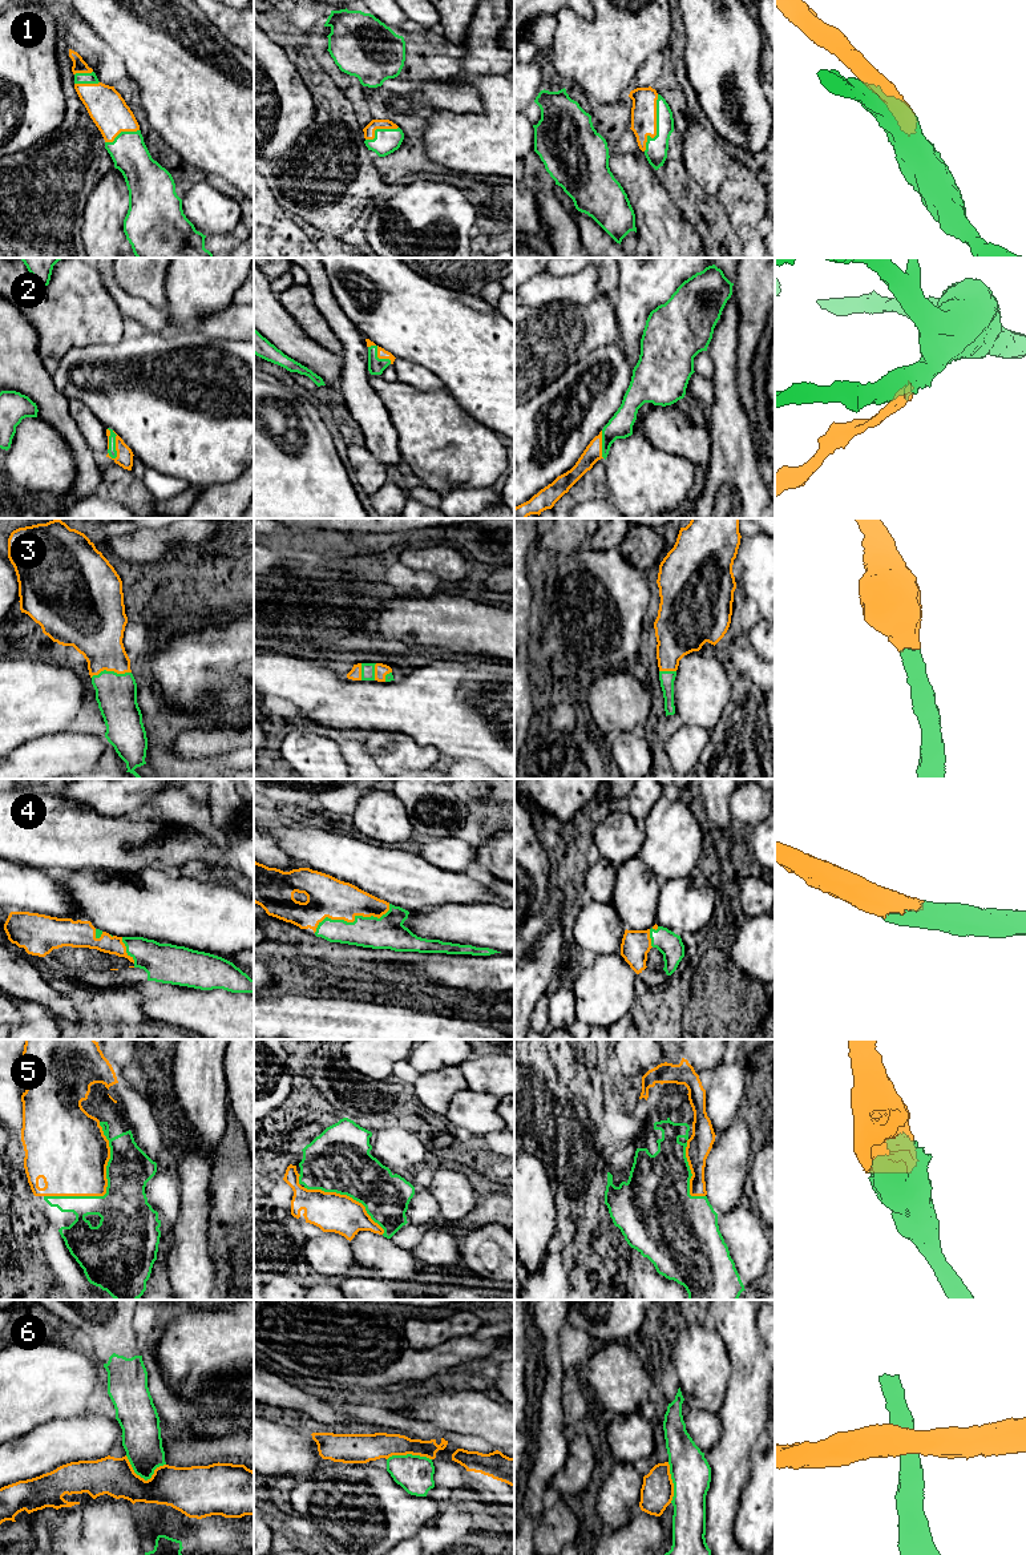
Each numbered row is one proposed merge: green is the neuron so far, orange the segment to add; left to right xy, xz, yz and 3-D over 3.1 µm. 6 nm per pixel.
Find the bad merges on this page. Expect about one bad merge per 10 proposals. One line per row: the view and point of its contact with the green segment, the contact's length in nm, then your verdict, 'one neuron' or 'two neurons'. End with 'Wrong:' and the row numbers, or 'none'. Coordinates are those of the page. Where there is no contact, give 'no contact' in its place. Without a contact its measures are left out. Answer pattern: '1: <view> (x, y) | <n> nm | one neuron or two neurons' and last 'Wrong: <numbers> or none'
1: yz (657, 125) | 360 nm | one neuron
2: xy (114, 443) | 200 nm | one neuron
3: xy (110, 671) | 260 nm | one neuron
4: xz (354, 921) | 500 nm | one neuron
5: xy (106, 1188) | 550 nm | one neuron
6: xy (144, 1478) | 260 nm | two neurons
Wrong: 6

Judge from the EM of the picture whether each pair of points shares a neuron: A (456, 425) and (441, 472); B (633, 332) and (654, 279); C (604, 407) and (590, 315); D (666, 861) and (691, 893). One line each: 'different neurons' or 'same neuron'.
A: same neuron
B: same neuron
C: different neurons
D: same neuron

